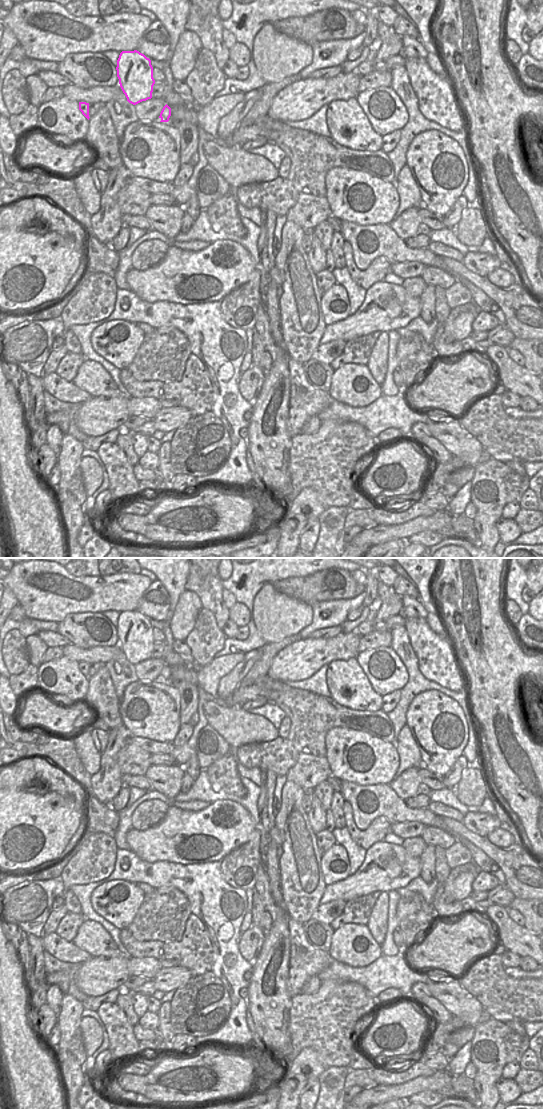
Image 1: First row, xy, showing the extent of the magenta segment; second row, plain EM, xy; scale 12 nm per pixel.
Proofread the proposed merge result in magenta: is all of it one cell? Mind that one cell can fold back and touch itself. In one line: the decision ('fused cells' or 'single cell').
single cell

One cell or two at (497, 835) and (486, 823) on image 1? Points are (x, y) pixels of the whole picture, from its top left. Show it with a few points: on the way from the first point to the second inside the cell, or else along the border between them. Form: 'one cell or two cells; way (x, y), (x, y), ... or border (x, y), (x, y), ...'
two cells; border (499, 827), (492, 830), (486, 836)

